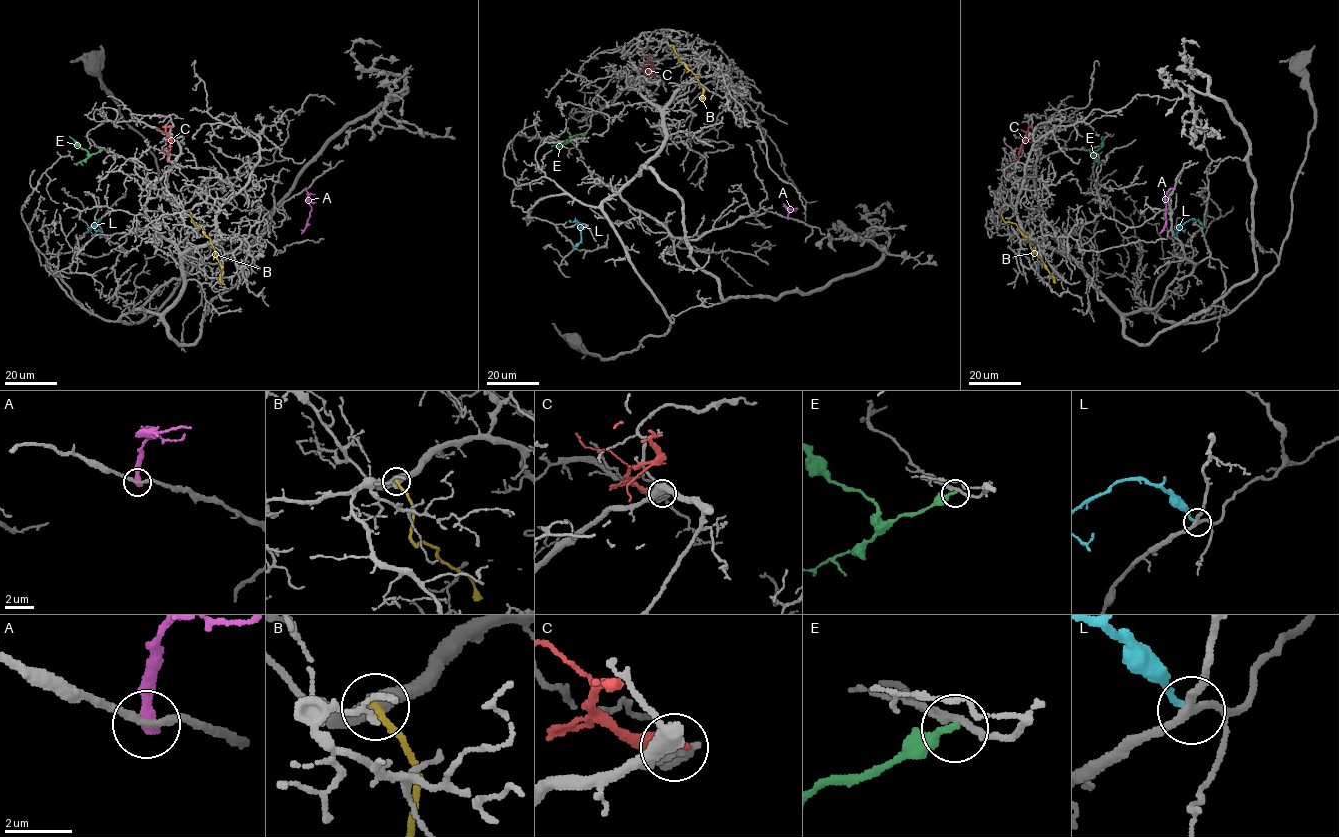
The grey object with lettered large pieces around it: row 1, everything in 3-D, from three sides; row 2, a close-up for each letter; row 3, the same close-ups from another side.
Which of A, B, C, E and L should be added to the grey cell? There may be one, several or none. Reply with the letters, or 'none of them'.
none of them

